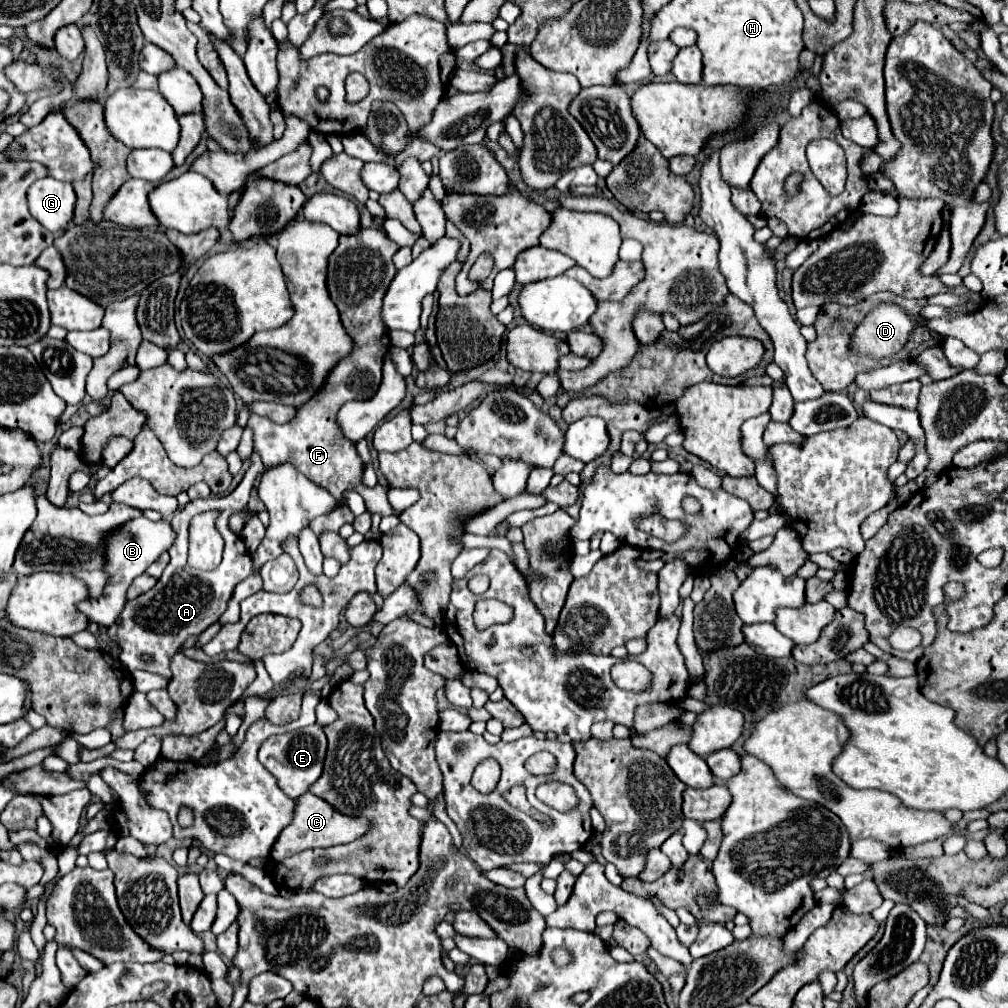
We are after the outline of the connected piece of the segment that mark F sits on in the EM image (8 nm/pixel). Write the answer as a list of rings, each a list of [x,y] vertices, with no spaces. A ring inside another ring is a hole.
[[[359,229],[357,235],[339,237],[339,245],[329,259],[327,287],[333,303],[341,313],[343,327],[355,339],[355,351],[353,355],[337,363],[337,367],[327,377],[325,387],[317,393],[317,397],[313,397],[309,403],[297,409],[297,415],[291,423],[277,425],[259,415],[251,415],[249,419],[249,427],[253,429],[255,435],[253,437],[255,451],[261,455],[265,469],[277,467],[281,463],[289,463],[297,471],[301,471],[307,479],[327,489],[337,499],[337,509],[333,509],[333,513],[311,521],[311,529],[313,533],[317,533],[317,537],[325,531],[339,531],[345,523],[349,523],[351,511],[343,501],[343,491],[347,489],[357,491],[365,499],[369,513],[379,513],[381,517],[395,515],[393,507],[389,505],[387,493],[381,485],[369,489],[361,483],[361,475],[363,475],[361,459],[353,443],[341,437],[341,431],[335,425],[335,415],[339,407],[351,399],[363,401],[373,397],[381,383],[381,365],[389,349],[389,335],[381,321],[381,303],[389,289],[389,283],[397,273],[393,265],[393,255],[397,251],[399,245],[377,229]]]

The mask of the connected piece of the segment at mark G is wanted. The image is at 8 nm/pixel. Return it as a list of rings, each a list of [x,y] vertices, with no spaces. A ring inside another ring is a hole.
[[[53,177],[39,179],[31,185],[27,197],[31,215],[51,233],[65,231],[73,221],[77,197],[71,183],[61,183]]]

